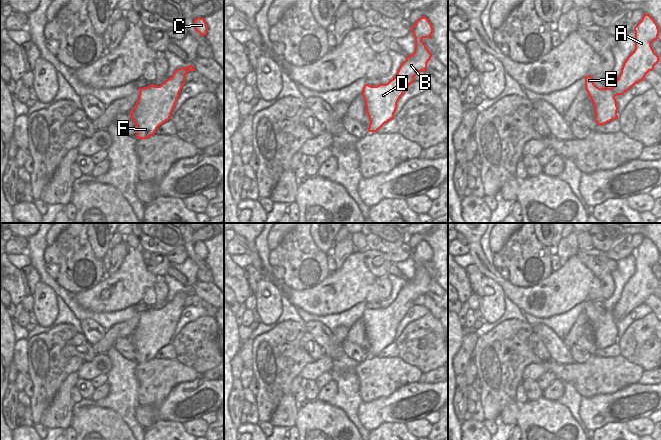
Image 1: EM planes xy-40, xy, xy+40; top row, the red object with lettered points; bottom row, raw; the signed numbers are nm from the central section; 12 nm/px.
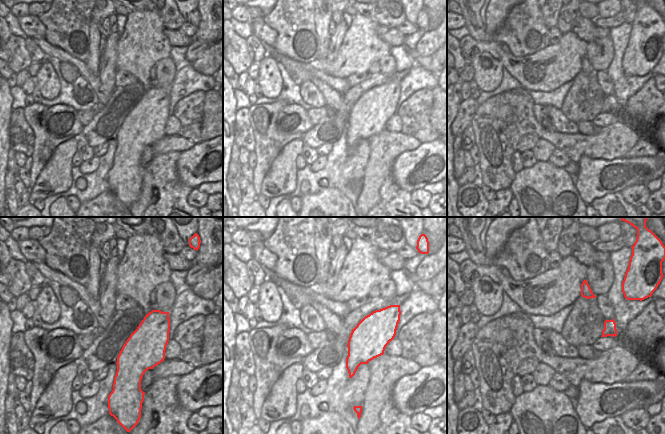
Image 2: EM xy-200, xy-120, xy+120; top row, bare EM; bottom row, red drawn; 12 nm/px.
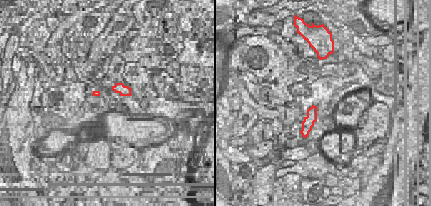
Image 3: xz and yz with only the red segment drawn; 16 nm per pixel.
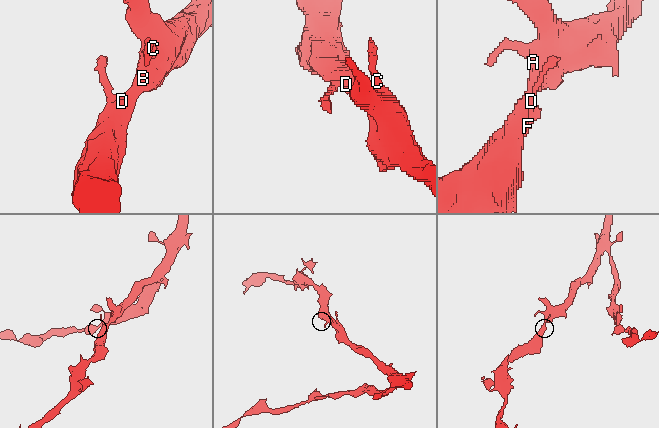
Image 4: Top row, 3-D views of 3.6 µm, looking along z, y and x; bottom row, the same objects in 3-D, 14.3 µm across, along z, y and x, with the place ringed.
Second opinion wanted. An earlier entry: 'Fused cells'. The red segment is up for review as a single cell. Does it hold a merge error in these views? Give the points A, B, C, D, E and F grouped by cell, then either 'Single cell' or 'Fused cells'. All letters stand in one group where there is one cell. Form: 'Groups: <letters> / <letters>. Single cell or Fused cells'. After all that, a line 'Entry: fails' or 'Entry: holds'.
Groups: A B C D E F. Single cell.
Entry: fails

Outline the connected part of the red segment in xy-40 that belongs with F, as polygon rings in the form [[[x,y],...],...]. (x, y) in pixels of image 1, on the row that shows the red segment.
[[[193,65],[175,70],[160,86],[152,84],[138,89],[139,98],[130,112],[137,128],[137,139],[154,135],[157,128],[170,119],[189,71],[195,71]]]

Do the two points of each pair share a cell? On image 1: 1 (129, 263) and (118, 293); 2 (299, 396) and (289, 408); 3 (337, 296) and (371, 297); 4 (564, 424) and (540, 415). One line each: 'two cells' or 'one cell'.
1: one cell
2: two cells
3: two cells
4: one cell

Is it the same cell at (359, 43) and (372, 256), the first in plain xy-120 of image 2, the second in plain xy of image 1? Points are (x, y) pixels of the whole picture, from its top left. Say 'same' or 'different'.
different

